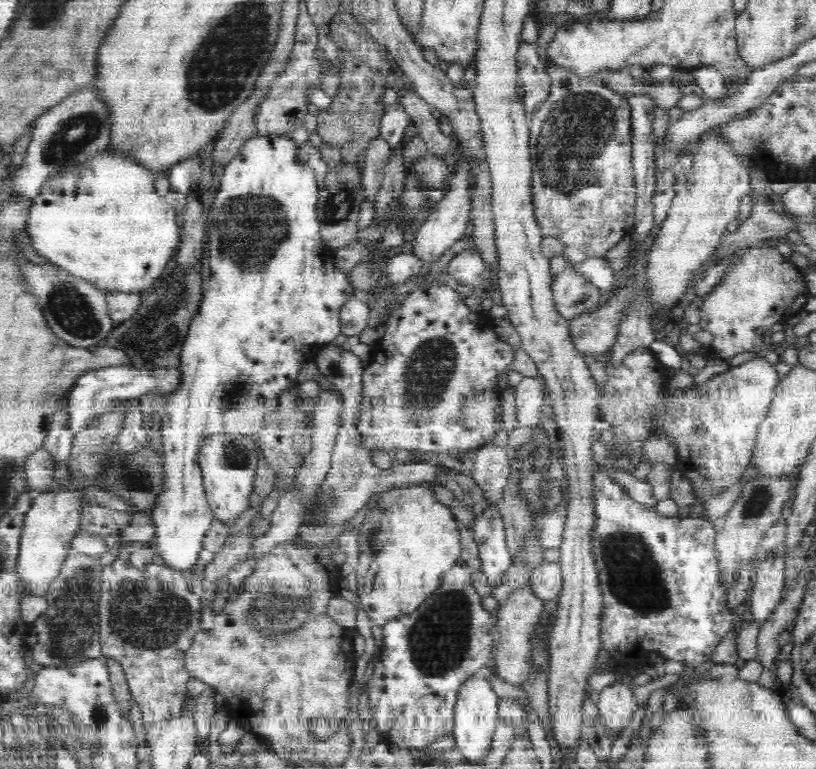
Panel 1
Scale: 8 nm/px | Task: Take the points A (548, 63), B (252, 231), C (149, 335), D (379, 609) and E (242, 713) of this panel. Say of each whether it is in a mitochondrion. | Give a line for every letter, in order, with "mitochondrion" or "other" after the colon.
A: other
B: mitochondrion
C: mitochondrion
D: other
E: other

